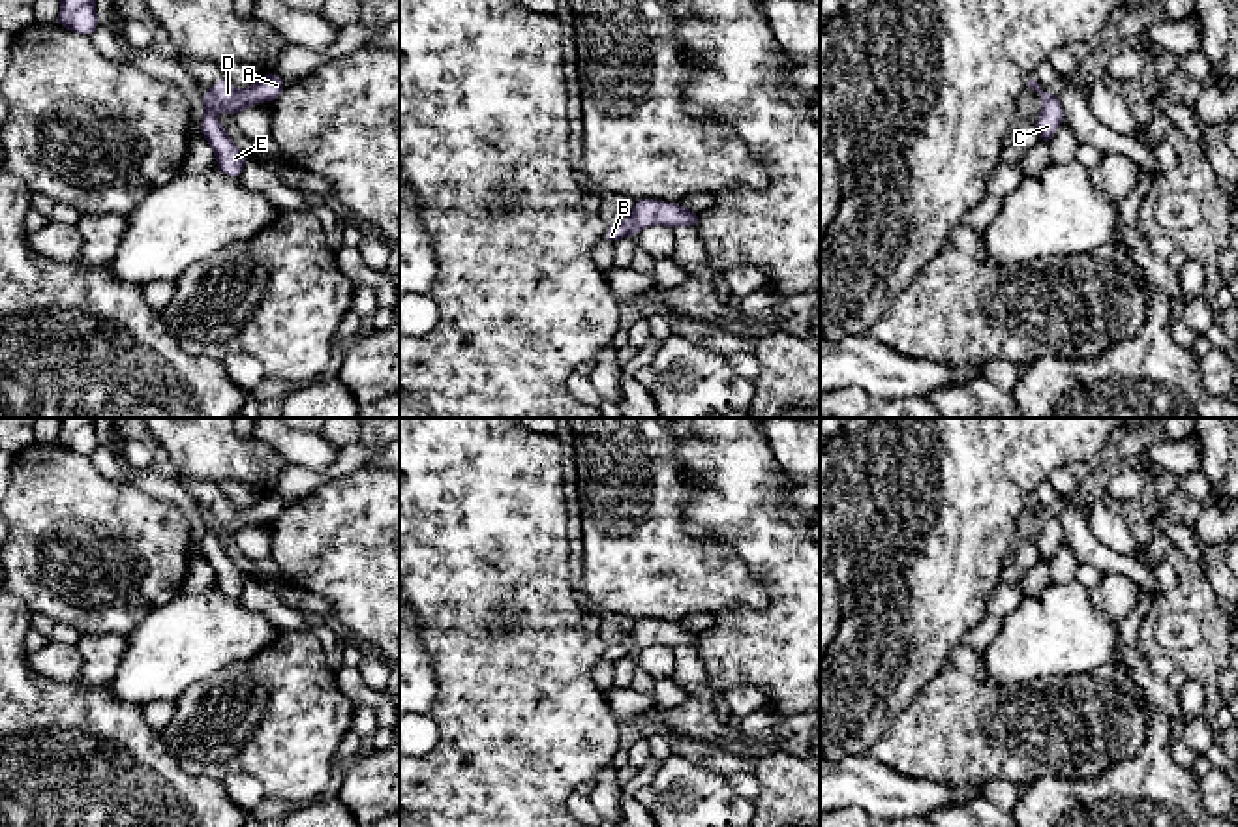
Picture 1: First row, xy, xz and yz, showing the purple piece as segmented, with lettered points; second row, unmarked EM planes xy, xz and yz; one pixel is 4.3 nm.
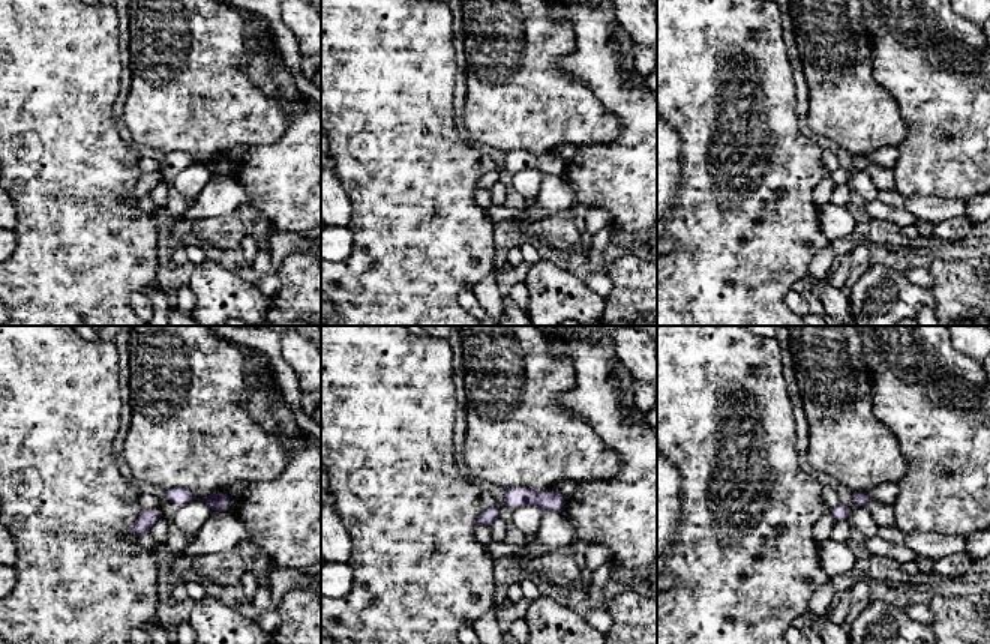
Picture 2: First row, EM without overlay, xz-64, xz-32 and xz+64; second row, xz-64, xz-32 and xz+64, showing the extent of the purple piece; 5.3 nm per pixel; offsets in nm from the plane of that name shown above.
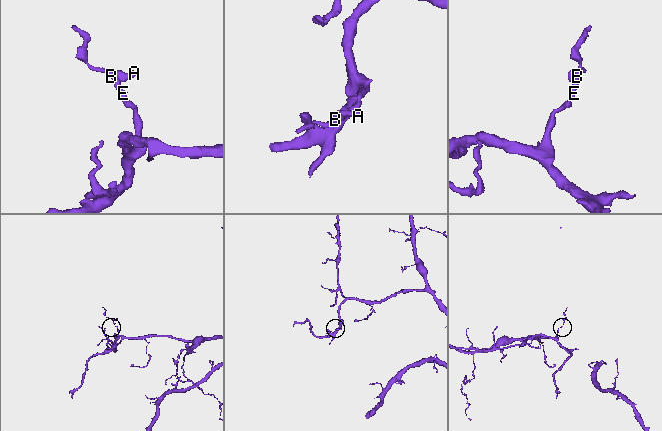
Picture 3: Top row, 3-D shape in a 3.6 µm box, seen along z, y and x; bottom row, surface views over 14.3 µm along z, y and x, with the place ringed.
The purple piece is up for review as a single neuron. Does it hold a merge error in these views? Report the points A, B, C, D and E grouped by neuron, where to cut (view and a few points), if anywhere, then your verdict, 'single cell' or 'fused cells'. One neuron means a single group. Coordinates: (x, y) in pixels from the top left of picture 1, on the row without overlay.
A D / B C E | xz (627, 640), (636, 649) | fused cells

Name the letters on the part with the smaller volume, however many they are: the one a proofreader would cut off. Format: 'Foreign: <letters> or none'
Foreign: A, D

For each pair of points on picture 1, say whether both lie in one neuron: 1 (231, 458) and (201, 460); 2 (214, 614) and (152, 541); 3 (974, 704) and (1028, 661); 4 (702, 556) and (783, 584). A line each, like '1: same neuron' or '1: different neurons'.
1: same neuron
2: different neurons
3: different neurons
4: different neurons

